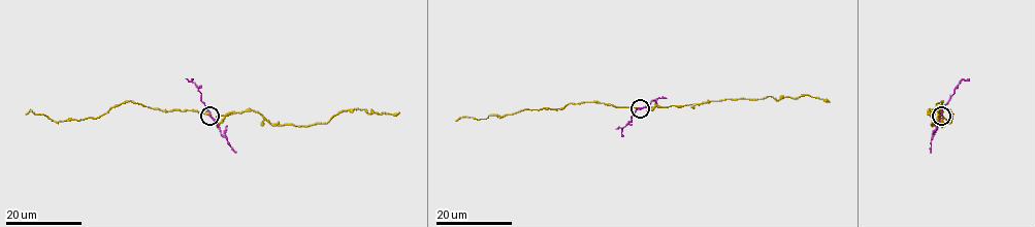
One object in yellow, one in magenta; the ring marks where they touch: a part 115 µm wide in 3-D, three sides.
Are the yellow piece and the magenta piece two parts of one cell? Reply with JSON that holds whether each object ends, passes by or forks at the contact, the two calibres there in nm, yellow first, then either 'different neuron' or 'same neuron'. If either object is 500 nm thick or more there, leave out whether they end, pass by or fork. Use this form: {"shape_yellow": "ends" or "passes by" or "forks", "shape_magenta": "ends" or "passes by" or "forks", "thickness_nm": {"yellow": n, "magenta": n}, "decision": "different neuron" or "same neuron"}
{"shape_yellow": "ends", "shape_magenta": "passes by", "thickness_nm": {"yellow": 200, "magenta": 170}, "decision": "different neuron"}

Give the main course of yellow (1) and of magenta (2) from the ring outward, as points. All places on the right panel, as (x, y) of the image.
1: (941, 115), (938, 110), (937, 122), (932, 125), (929, 111), (933, 110), (928, 112), (935, 111)
2: (941, 115), (941, 108), (955, 87), (962, 79), (969, 79)

